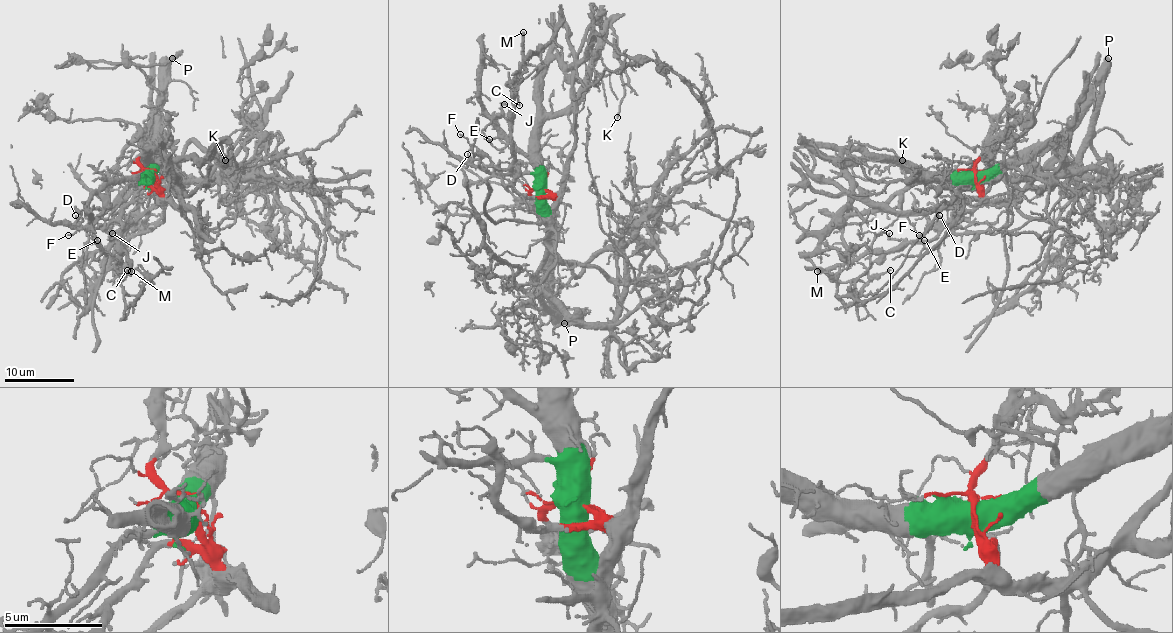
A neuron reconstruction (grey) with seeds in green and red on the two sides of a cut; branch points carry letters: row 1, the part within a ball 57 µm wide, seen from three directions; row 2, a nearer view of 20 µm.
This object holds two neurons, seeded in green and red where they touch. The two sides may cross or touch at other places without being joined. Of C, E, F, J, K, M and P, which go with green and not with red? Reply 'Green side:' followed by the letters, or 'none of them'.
Green side: E, F, K, P

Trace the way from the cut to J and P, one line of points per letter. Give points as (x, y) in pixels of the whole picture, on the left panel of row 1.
J: (153, 175), (155, 187), (142, 187), (121, 210), (121, 232), (118, 241), (109, 238), (113, 232)
P: (153, 175), (155, 113), (163, 66), (172, 57)

